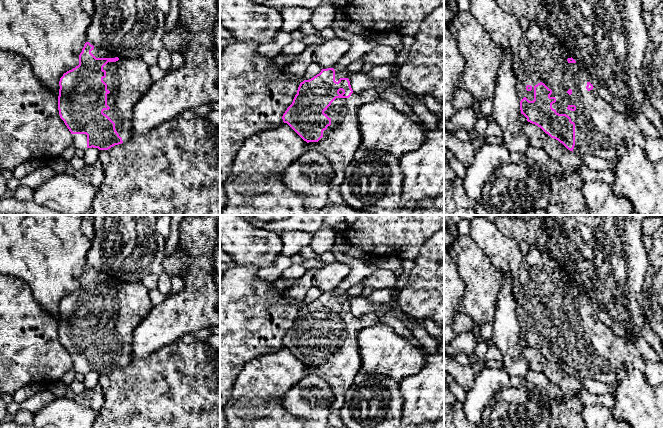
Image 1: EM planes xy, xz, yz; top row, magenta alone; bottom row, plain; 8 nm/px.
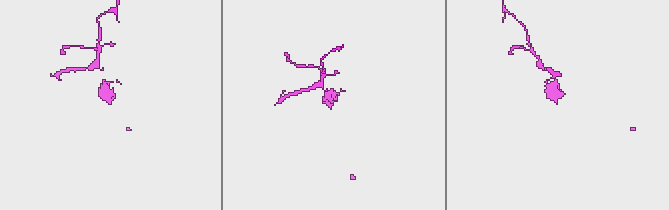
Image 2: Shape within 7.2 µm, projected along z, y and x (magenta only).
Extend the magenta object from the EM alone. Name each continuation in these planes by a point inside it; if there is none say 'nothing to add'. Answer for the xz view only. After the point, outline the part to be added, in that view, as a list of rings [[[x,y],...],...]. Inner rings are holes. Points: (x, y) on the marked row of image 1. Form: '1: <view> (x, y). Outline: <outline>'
1: xz (340, 141). Outline: [[[374,87],[353,92],[349,98],[336,98],[324,111],[331,119],[331,125],[323,131],[323,137],[318,142],[308,143],[309,150],[323,155],[335,172],[344,171],[362,141],[357,110],[364,103],[379,98],[379,92]]]

